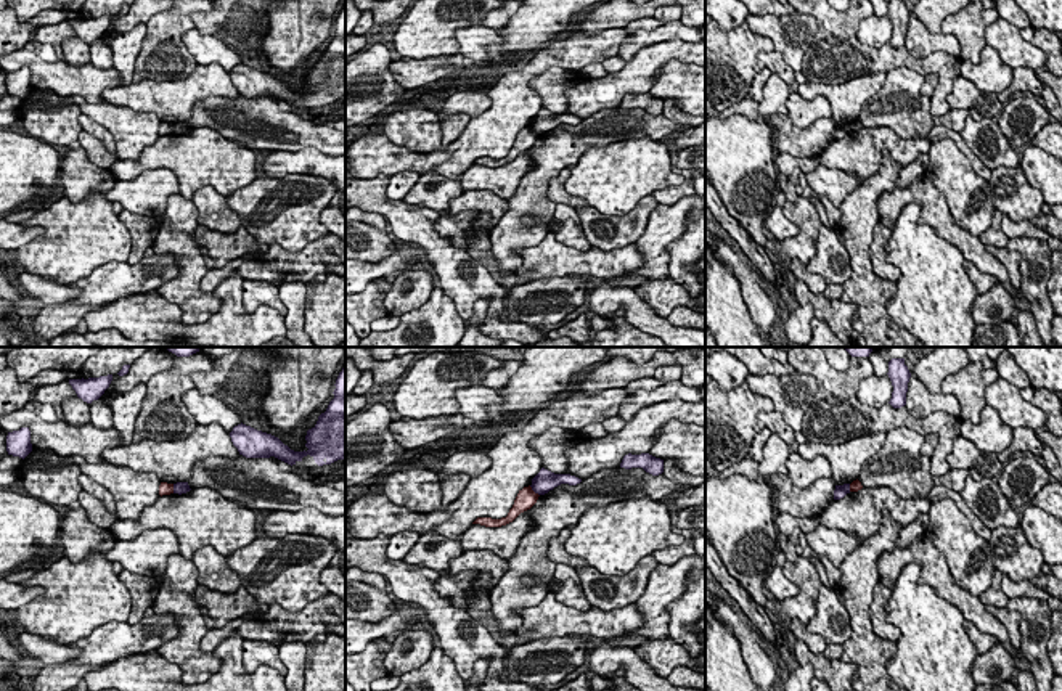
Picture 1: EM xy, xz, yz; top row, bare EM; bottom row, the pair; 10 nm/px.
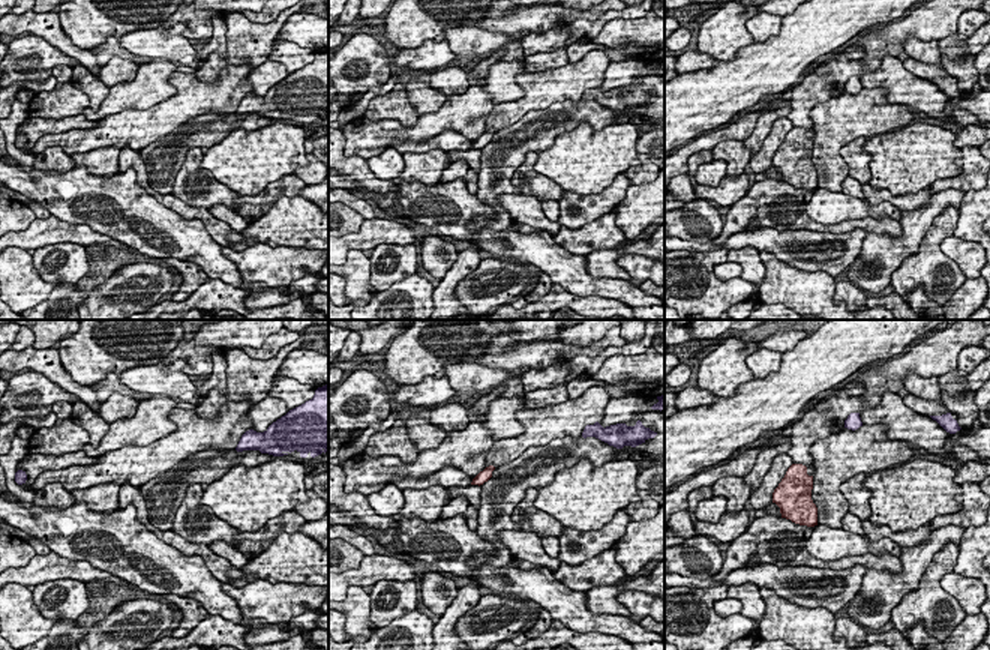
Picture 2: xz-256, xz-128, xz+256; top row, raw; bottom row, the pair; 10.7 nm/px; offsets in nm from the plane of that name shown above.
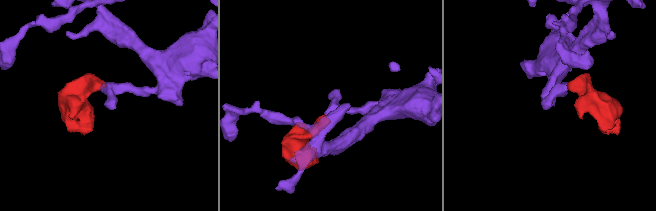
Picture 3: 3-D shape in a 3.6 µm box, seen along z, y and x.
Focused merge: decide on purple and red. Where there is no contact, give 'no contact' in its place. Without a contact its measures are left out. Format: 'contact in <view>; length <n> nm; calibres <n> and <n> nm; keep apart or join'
contact in xz; length 150 nm; calibres 220 and 200 nm; keep apart

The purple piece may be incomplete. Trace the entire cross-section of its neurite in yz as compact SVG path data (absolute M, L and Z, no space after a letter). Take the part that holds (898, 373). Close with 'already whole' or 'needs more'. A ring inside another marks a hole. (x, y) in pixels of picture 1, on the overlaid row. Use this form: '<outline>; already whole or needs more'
M892 358L888 362L888 378L893 386L890 405L893 408L901 408L906 405L906 392L908 392L908 382L911 378L911 373L908 366L905 365L905 358Z; already whole

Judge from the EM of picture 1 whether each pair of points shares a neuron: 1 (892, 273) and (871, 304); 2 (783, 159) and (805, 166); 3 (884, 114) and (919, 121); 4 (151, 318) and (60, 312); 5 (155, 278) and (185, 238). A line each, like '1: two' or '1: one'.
1: two
2: one
3: one
4: two
5: two

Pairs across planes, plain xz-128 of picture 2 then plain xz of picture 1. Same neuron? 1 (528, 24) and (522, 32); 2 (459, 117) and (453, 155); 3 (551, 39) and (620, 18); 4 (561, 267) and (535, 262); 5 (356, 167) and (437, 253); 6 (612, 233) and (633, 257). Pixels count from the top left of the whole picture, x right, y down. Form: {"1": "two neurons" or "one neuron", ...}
{"1": "two neurons", "2": "one neuron", "3": "two neurons", "4": "two neurons", "5": "one neuron", "6": "one neuron"}

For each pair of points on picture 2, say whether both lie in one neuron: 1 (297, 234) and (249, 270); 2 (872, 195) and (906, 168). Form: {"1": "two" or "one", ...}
{"1": "two", "2": "two"}

